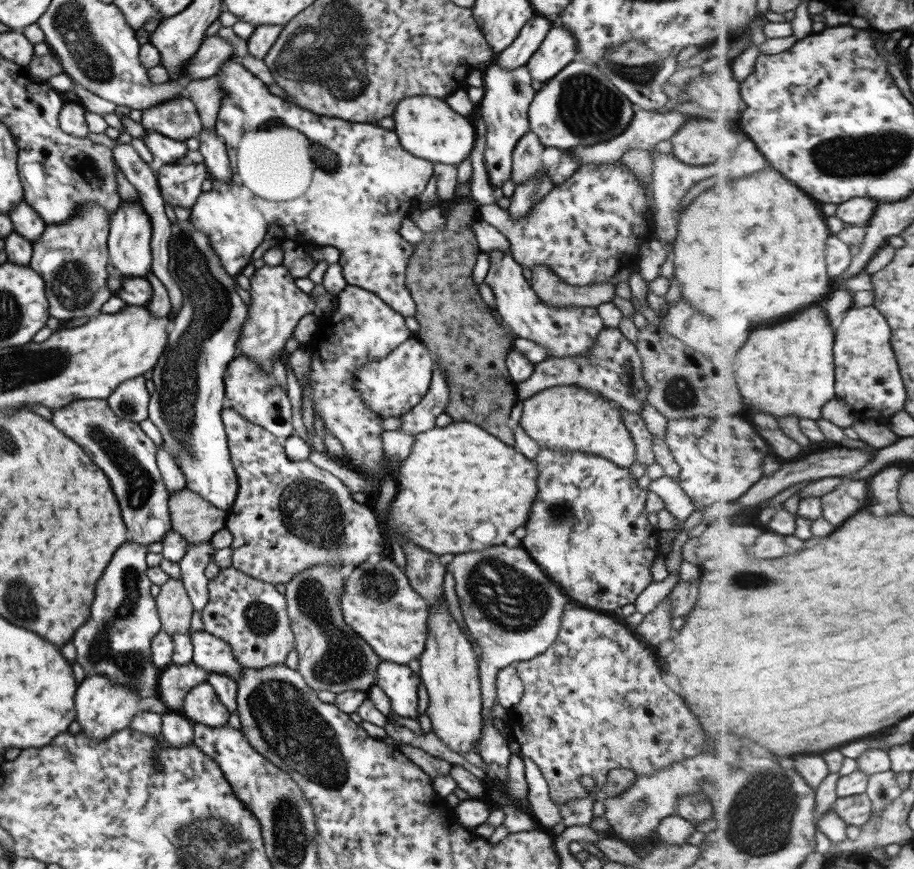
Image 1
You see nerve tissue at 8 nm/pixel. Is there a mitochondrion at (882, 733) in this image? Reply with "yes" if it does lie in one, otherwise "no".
no

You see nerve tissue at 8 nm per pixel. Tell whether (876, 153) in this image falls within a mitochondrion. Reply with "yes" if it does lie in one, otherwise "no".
yes

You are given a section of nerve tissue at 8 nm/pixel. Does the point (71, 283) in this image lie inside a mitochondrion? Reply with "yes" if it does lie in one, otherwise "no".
yes

